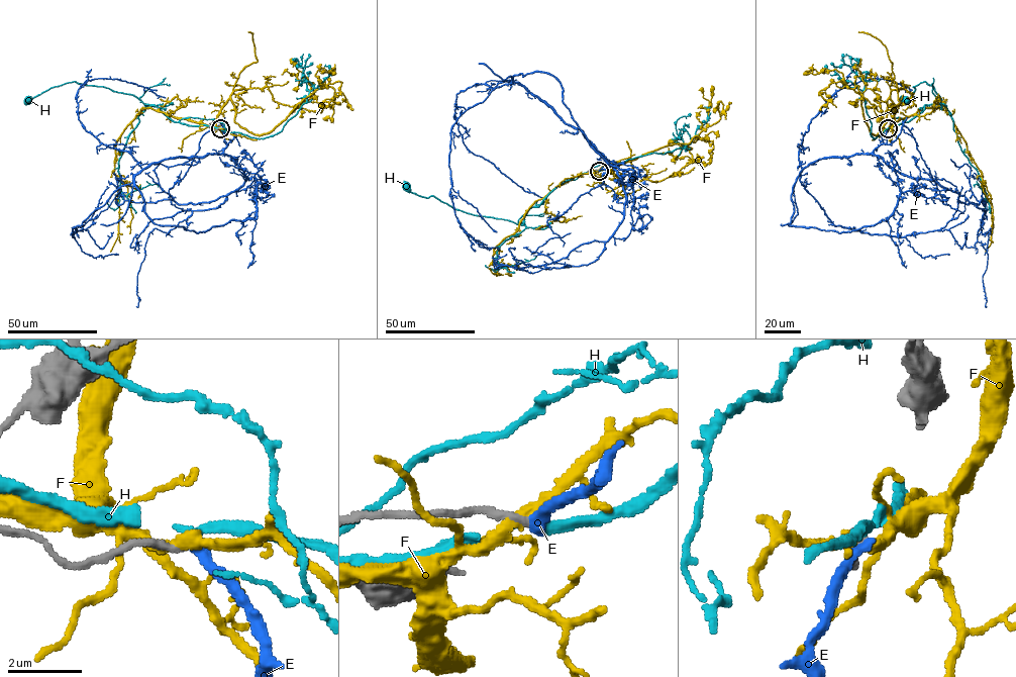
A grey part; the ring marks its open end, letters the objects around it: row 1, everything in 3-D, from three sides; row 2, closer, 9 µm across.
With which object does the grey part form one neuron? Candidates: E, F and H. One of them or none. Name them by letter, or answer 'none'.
none

